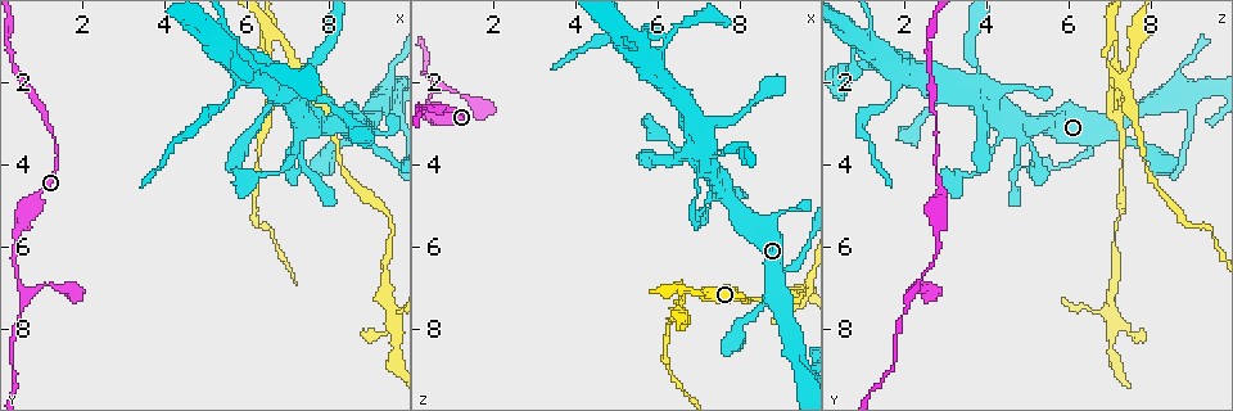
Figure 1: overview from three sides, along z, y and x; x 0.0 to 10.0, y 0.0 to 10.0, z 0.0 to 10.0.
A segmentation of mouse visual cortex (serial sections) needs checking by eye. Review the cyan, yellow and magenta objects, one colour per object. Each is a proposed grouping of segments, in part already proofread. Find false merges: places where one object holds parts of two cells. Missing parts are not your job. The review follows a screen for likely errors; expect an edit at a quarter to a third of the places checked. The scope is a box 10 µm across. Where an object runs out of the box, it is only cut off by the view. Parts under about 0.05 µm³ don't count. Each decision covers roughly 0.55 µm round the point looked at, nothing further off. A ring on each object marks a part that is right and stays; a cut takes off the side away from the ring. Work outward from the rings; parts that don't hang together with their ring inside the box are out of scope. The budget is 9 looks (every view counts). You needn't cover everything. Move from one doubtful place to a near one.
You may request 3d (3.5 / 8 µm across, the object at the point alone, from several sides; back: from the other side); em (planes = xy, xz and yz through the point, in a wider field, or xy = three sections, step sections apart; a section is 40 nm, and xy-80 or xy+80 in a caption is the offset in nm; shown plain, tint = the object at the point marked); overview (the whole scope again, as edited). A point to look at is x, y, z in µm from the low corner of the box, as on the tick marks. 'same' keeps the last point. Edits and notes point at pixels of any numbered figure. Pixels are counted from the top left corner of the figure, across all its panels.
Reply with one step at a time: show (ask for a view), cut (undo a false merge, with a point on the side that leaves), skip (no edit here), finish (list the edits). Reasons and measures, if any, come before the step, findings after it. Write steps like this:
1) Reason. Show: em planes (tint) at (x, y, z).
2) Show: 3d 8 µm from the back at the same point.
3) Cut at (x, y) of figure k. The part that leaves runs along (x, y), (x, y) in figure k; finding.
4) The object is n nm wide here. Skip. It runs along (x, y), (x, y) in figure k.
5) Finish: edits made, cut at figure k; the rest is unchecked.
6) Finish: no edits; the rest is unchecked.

Small branch off a trunk. Show: 3d 8 µm at (7.15, 1.95, 3.85).

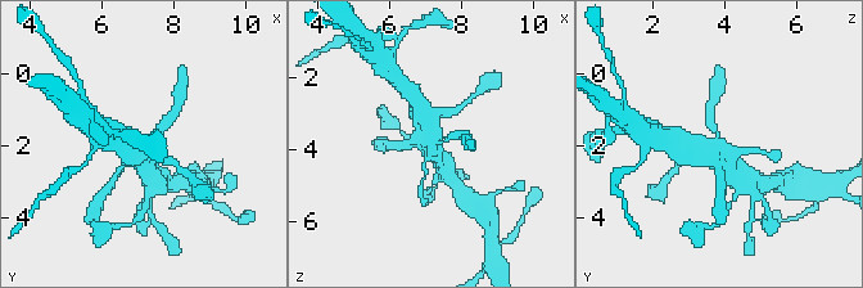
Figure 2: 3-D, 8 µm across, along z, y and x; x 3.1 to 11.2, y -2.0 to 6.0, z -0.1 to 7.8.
Closer look. Show: 3d 3.5 µm at the same point.

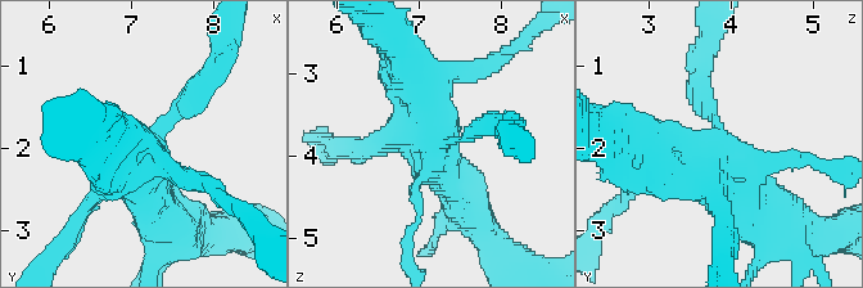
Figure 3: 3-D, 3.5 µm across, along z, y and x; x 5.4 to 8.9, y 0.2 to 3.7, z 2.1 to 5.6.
Show: em xy step 5 (tint) at (7.15, 2.00, 3.85).

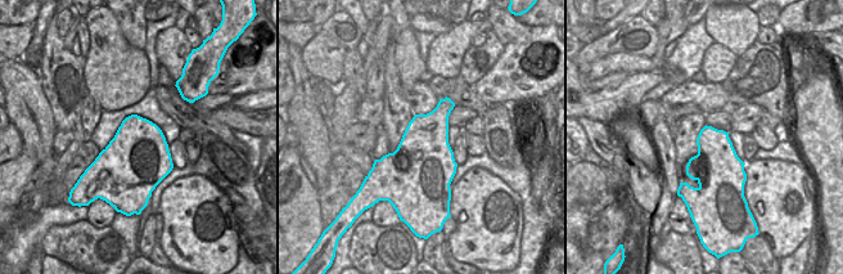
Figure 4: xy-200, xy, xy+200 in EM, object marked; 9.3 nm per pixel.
Skip. It runs along (746, 206), (667, 143), (614, 131) in figure 3; one cell here.

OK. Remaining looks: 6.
Calibre changes. Show: 3d 3.5 µm at (5.75, 2.30, 1.70).

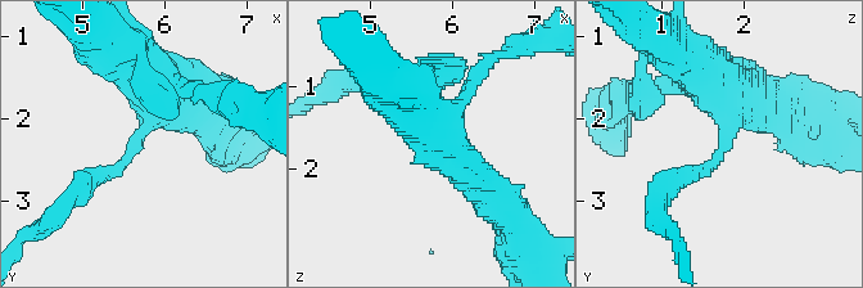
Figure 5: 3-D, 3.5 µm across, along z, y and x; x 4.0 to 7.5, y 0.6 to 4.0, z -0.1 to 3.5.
The arms are 200, 400 nm wide. Show: em xy step 2 (tint) at (5.70, 2.35, 1.75).

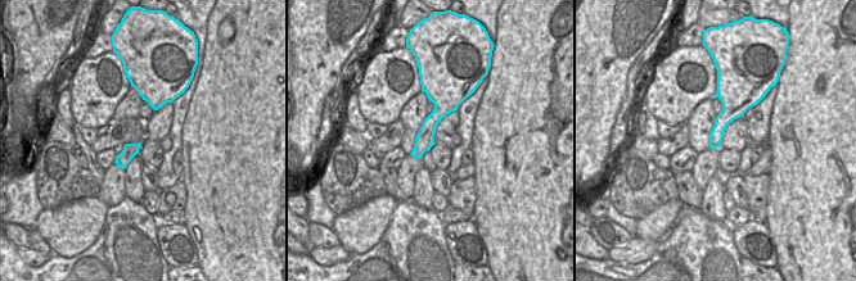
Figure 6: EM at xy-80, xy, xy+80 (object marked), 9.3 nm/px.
Cut at (686, 180) of figure 5. The part that leaves runs along (712, 162), (659, 193), (667, 229) in figure 5; a second cell is stuck on.

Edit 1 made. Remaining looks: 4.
Show: overview.

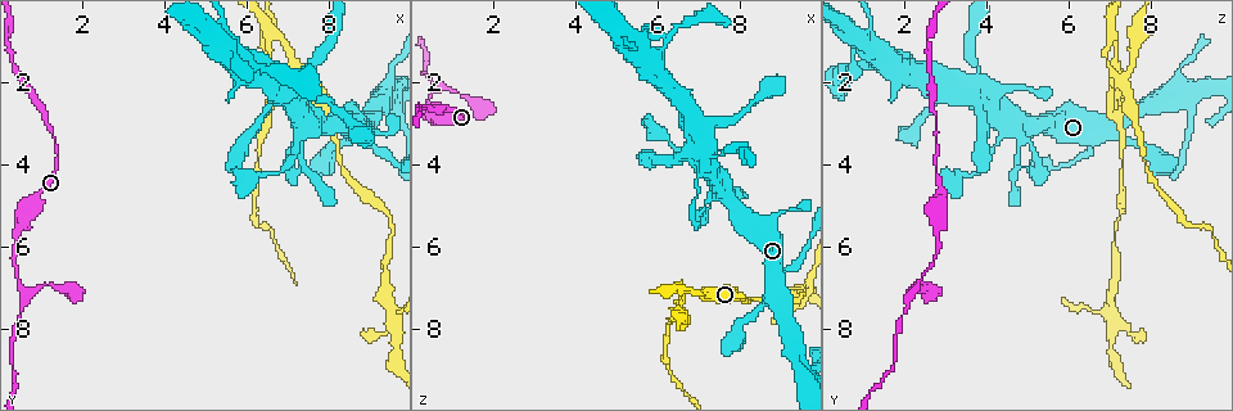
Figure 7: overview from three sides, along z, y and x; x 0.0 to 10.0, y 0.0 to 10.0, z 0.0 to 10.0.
Four-way junction. Show: 3d 3.5 µm at (8.80, 3.30, 7.25).

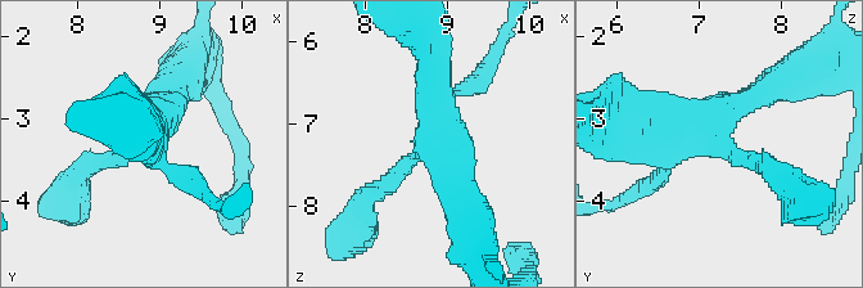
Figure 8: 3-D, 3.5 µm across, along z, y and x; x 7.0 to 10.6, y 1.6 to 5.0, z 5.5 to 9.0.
Show: em xy step 5 (tint) at (8.80, 3.20, 7.25).

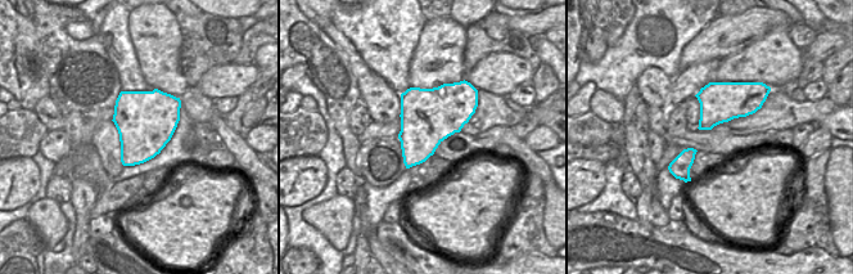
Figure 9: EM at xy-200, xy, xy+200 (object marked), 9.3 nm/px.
Skip. It runs along (624, 126), (679, 143), (776, 84) in figure 8; continuous, no second cell.

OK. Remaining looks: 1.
Finish: edits made, cut at figure 5; the rest is unchecked.

